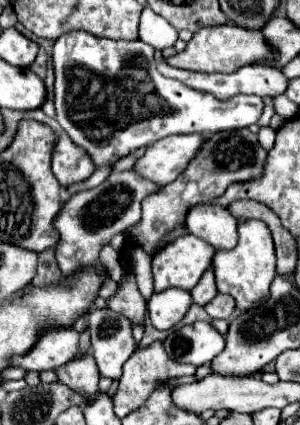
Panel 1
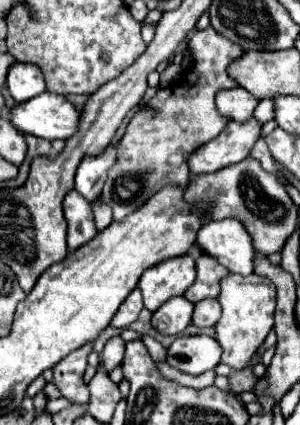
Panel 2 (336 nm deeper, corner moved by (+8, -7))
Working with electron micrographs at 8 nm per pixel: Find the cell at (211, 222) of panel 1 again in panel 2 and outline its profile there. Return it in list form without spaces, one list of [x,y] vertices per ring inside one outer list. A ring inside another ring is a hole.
[[[236,219],[208,221],[200,231],[196,243],[204,253],[212,255],[230,273],[250,275],[254,271],[254,245],[244,225]]]

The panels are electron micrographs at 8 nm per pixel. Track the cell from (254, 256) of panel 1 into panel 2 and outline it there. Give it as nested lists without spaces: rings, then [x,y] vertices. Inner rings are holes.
[[[228,275],[222,283],[222,293],[218,297],[222,305],[222,317],[216,323],[216,341],[222,347],[222,363],[232,369],[246,369],[264,343],[266,335],[274,327],[274,307],[276,307],[276,287],[258,275]]]

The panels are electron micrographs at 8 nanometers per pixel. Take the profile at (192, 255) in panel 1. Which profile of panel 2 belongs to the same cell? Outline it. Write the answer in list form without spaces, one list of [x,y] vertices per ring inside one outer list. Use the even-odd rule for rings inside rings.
[[[190,255],[166,259],[144,271],[138,287],[144,297],[144,307],[156,311],[170,297],[184,295],[196,279],[196,265]]]

